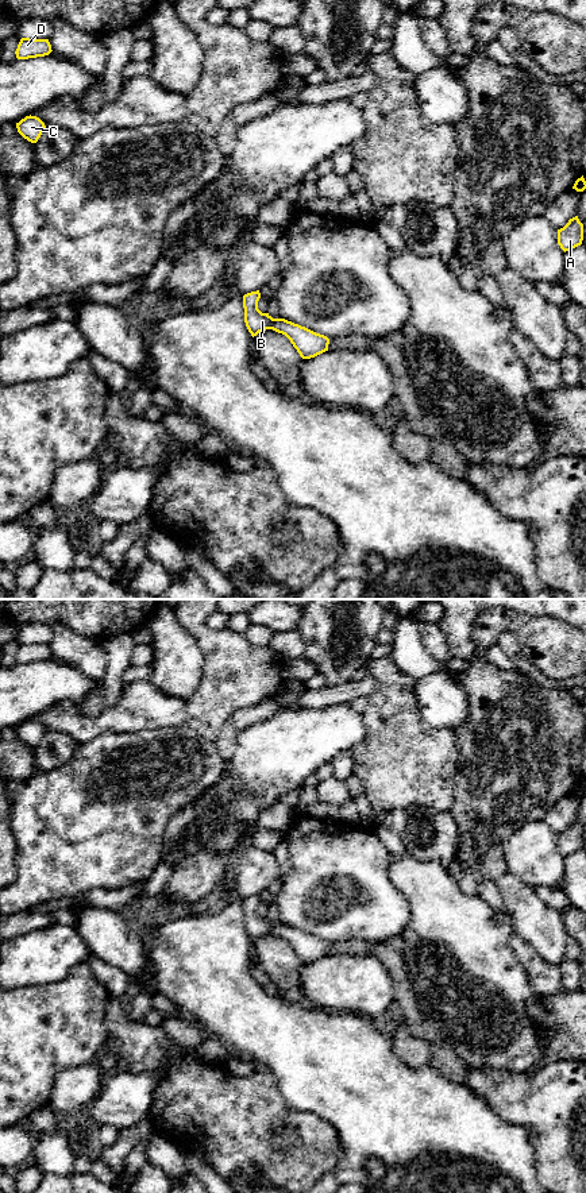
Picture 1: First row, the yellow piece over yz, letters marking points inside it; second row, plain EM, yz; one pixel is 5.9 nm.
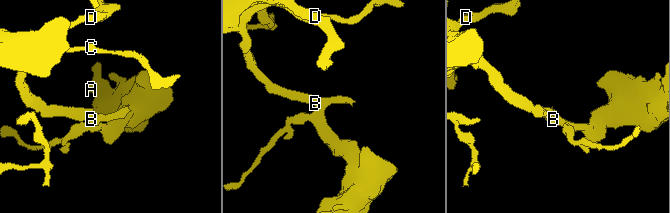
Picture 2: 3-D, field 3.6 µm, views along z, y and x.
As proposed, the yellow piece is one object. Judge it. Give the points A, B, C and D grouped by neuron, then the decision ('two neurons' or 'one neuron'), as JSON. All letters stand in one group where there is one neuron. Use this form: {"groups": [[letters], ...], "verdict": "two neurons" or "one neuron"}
{"groups": [["A", "B", "C", "D"]], "verdict": "one neuron"}

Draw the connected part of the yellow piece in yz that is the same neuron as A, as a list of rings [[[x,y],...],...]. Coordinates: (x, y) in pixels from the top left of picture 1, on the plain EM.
[[[578,821],[568,825],[568,827],[558,834],[558,849],[566,857],[582,849],[583,829]]]

